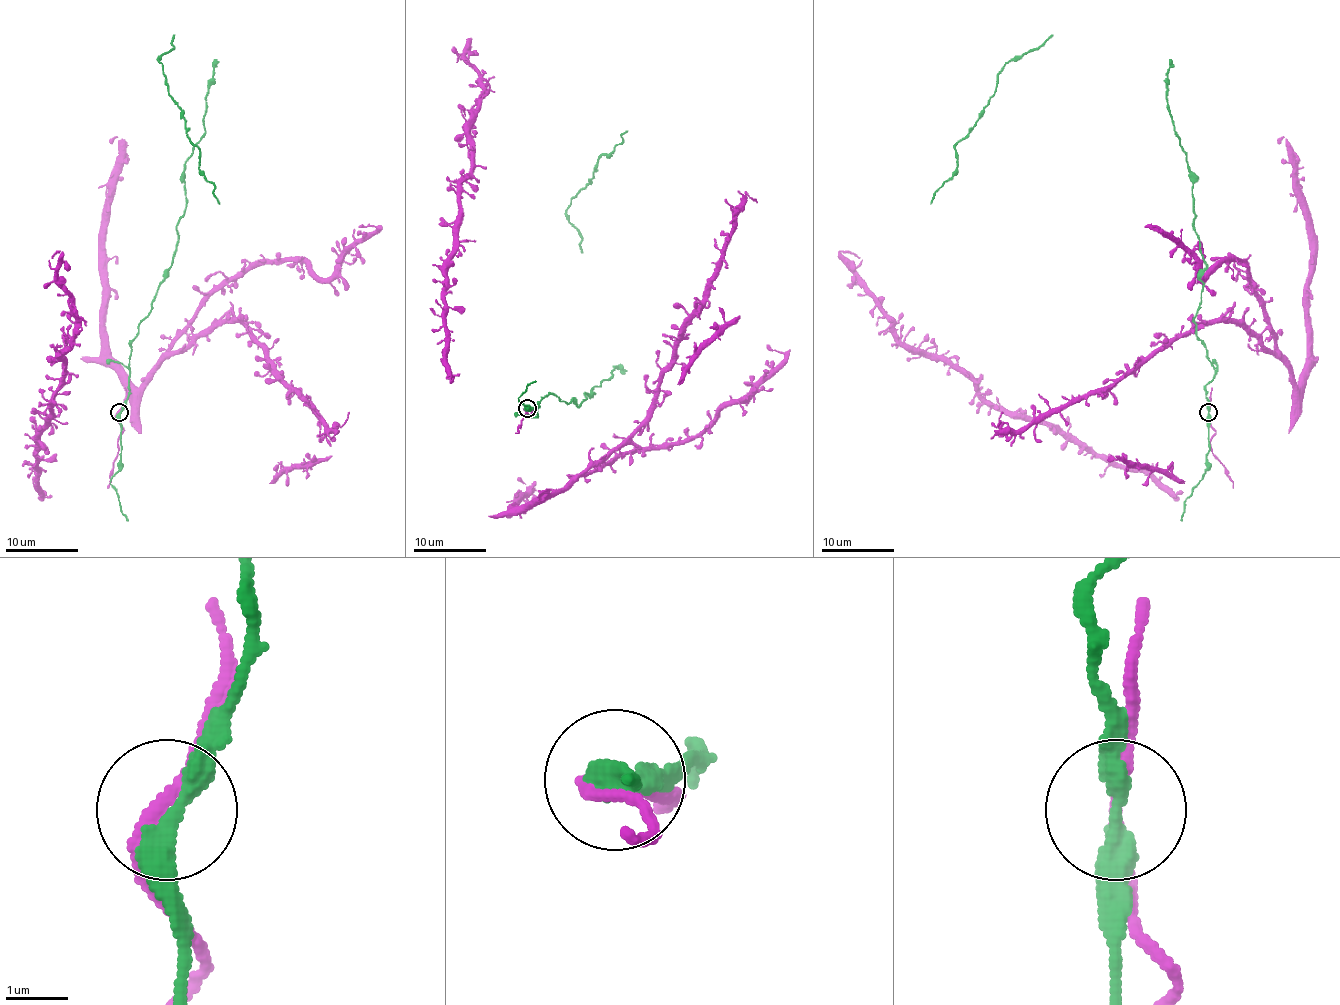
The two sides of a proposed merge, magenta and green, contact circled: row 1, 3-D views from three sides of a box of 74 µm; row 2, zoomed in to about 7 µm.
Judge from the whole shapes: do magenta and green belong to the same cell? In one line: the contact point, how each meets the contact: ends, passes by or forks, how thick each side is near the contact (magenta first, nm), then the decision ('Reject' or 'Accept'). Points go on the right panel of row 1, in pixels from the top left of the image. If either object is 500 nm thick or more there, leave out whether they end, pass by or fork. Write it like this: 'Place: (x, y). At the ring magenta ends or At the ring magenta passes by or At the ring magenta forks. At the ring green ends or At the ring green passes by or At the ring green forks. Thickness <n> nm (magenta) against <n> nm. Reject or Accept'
Place: (1208, 412). At the ring magenta passes by. At the ring green passes by. Thickness 200 nm (magenta) against 340 nm. Reject

